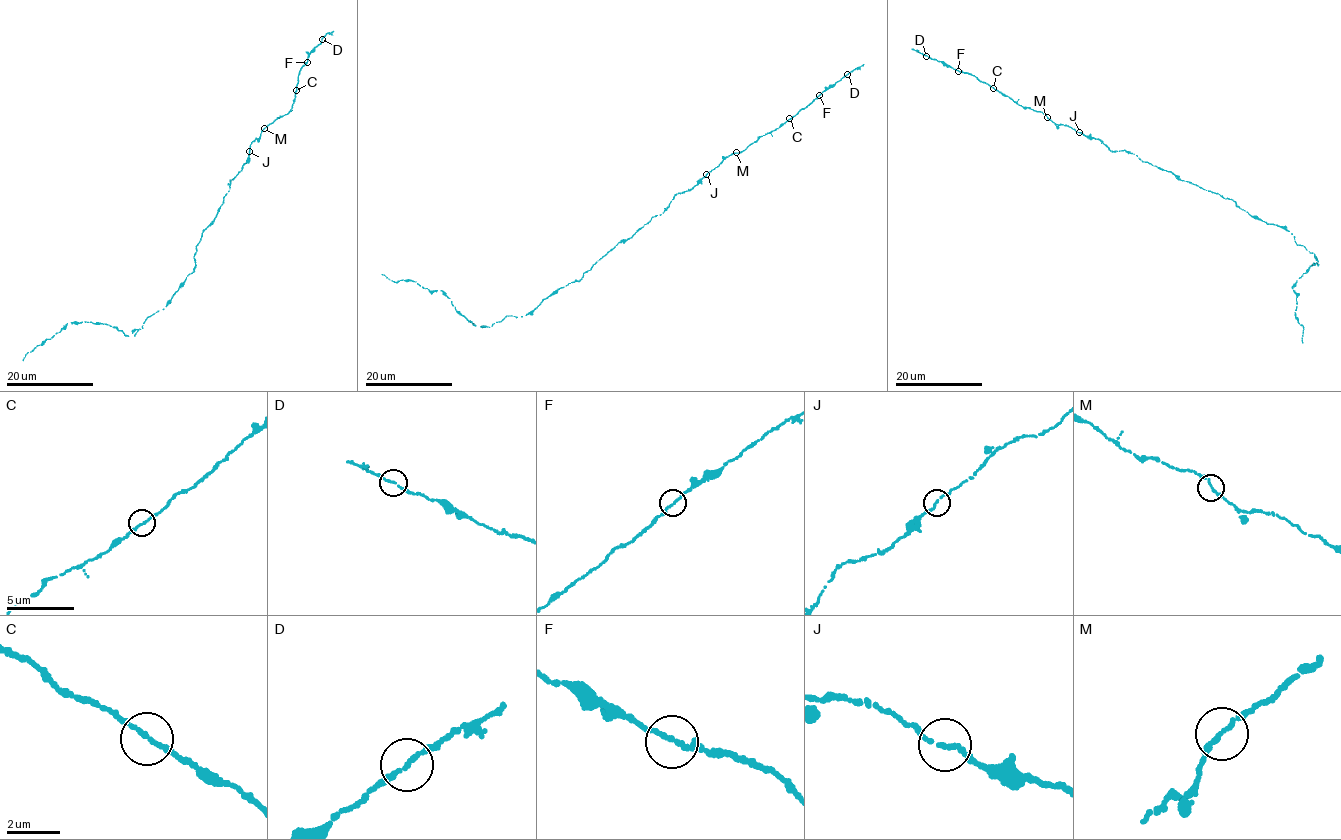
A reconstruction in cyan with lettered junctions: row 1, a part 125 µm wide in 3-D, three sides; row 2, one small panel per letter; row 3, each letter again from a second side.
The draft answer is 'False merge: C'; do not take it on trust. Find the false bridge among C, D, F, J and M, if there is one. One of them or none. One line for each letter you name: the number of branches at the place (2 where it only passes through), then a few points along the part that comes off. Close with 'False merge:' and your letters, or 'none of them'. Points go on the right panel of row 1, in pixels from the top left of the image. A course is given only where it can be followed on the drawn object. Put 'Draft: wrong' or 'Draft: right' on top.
Draft: wrong
False merge: none of them

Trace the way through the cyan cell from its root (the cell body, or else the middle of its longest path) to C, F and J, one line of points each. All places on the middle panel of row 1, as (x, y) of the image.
C: (621, 242), (652, 217), (664, 212), (675, 195), (694, 186), (725, 158), (740, 152), (789, 118)
F: (621, 242), (664, 212), (675, 195), (693, 188), (725, 158), (778, 128), (819, 95)
J: (621, 242), (652, 217), (664, 212), (675, 195), (693, 188), (706, 174)

